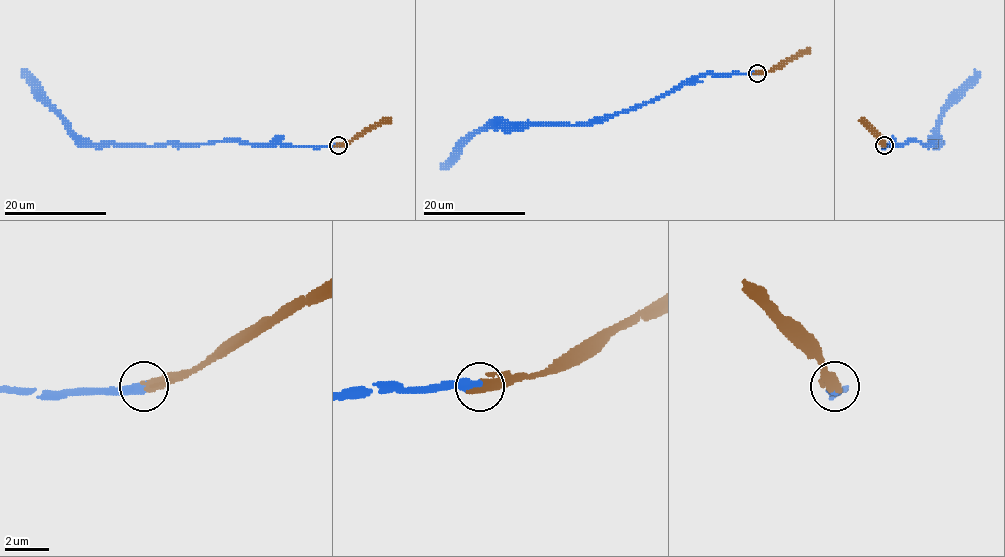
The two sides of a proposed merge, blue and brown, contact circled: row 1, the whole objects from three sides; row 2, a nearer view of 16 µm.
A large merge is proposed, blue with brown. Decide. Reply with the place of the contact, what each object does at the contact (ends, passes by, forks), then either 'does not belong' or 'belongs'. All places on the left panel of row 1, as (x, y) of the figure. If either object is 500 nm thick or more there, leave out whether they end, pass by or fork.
(338, 145) | belongs

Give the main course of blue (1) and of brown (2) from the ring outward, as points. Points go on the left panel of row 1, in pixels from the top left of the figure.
1: (337, 145), (245, 144), (223, 140), (119, 145), (84, 143), (59, 111), (54, 109), (21, 72)
2: (337, 145), (391, 121)

